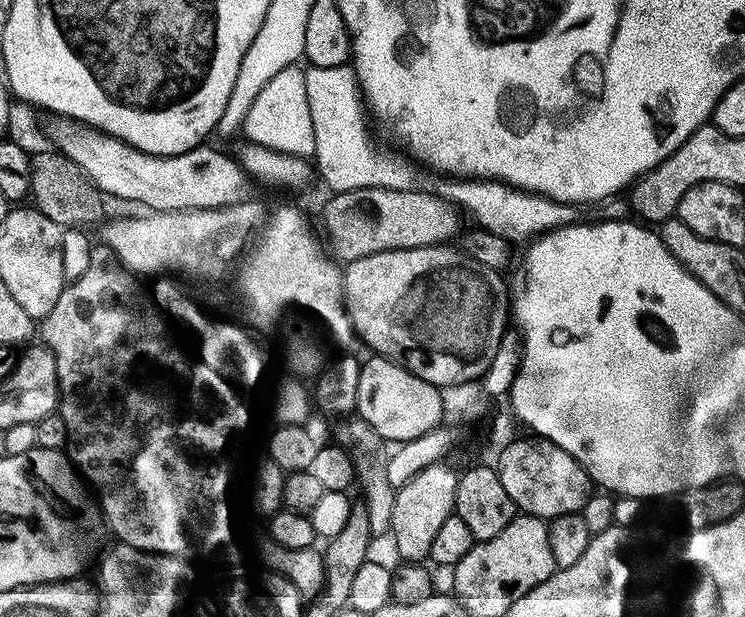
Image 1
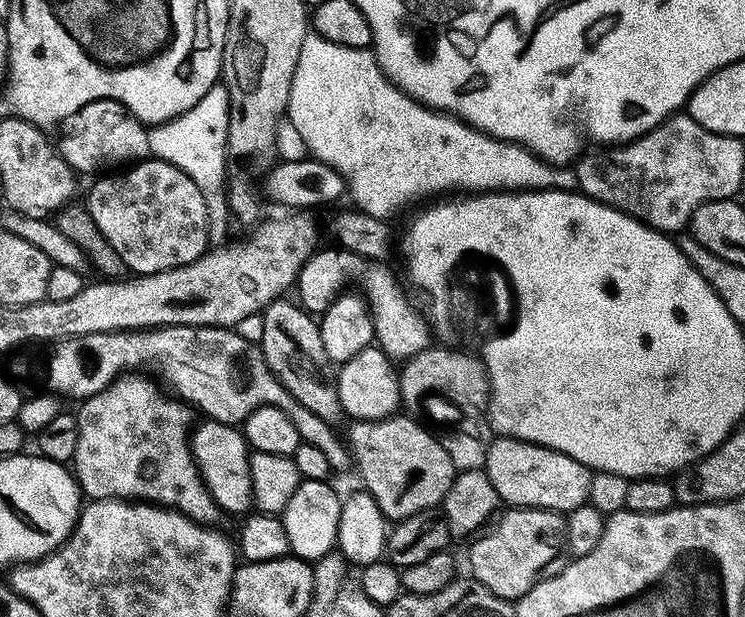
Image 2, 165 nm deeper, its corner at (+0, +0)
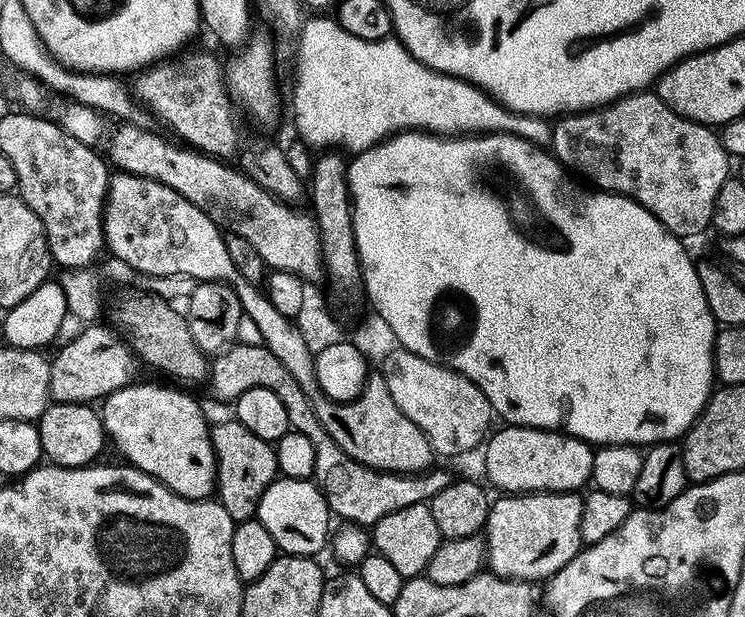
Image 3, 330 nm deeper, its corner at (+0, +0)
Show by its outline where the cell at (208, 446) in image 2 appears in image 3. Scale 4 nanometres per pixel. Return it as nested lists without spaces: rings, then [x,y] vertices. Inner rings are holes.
[[[133,382],[127,384],[124,388],[119,388],[117,392],[112,392],[105,396],[102,401],[102,419],[104,422],[104,430],[109,441],[116,443],[116,448],[125,456],[127,463],[131,467],[142,470],[147,476],[153,476],[155,480],[166,485],[174,494],[178,494],[187,500],[207,500],[216,491],[216,455],[214,454],[214,446],[212,445],[212,433],[210,431],[210,420],[204,417],[204,412],[200,409],[200,404],[196,400],[191,400],[184,391],[179,387],[167,388],[164,384],[139,384]]]

